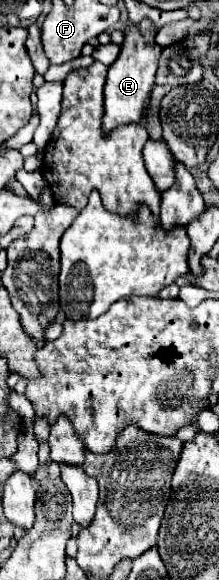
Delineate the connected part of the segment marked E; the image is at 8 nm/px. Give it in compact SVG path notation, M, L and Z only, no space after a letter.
M143 18L139 24L129 24L125 28L125 40L121 44L121 52L117 60L109 66L107 82L105 82L105 116L103 128L109 132L127 122L139 122L143 108L147 104L149 92L155 84L157 62L161 56L161 46L155 44L157 28L149 18Z

